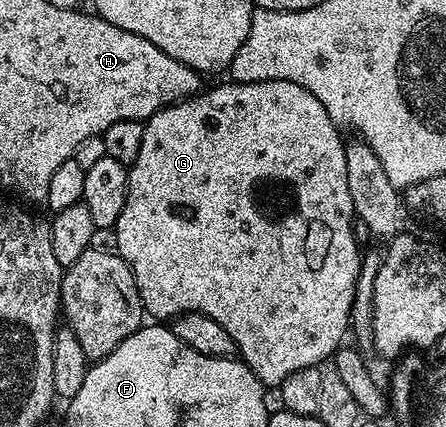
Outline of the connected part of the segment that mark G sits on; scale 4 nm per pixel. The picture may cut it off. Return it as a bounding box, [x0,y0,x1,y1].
[114,79,361,387]

